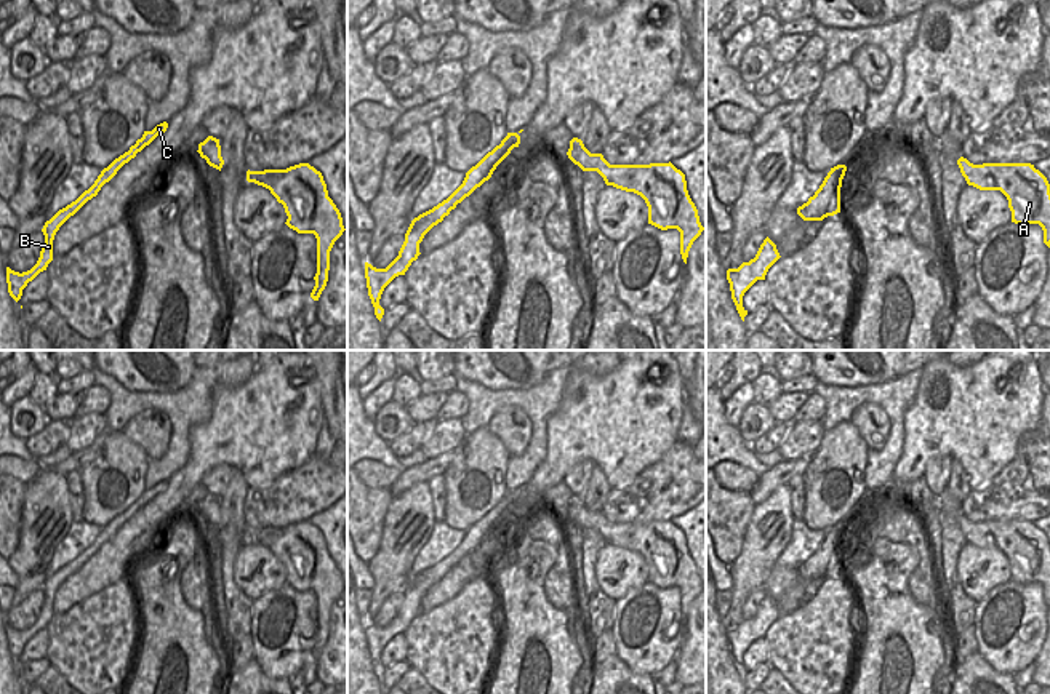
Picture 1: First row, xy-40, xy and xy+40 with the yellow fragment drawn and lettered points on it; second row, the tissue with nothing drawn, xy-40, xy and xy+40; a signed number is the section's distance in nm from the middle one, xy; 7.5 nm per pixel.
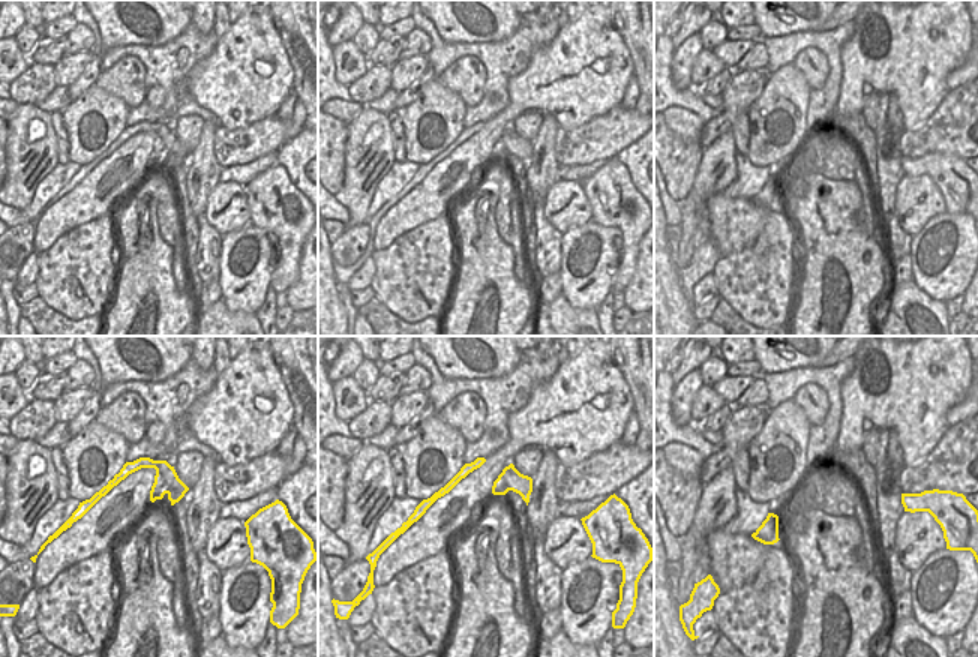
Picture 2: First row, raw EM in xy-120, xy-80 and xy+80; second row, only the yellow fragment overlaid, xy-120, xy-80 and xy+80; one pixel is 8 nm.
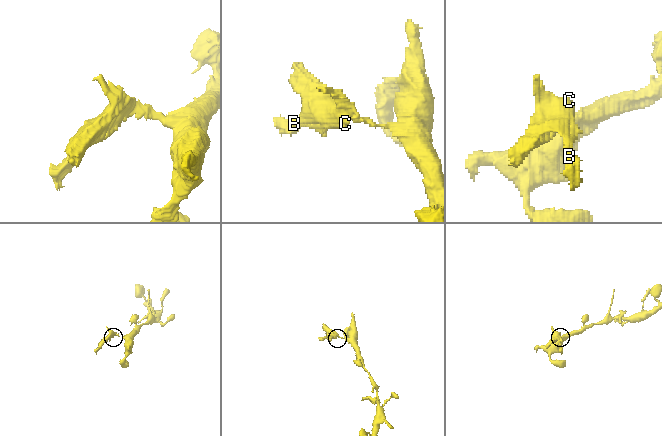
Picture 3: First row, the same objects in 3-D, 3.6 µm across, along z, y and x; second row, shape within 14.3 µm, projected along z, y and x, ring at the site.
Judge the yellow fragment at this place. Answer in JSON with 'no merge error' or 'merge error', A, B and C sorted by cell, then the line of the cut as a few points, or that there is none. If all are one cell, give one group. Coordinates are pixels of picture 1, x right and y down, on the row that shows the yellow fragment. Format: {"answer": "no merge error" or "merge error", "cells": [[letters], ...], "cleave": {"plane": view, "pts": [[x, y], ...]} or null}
{"answer": "merge error", "cells": [["A"], ["B", "C"]], "cleave": {"plane": "xy", "pts": [[602, 155], [596, 170]]}}

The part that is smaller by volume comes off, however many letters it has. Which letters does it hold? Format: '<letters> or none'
B, C

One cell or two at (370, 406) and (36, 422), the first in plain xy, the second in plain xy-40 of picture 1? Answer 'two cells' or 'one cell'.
two cells

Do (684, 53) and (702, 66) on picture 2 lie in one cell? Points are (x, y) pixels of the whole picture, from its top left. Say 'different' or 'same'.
different

